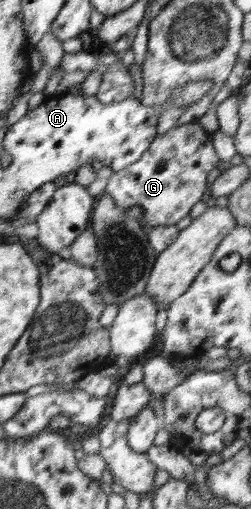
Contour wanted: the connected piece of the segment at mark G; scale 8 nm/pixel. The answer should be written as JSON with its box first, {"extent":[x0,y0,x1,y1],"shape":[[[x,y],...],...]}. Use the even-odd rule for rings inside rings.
{"extent":[102,123,220,227],"shape":[[[199,123],[172,128],[158,135],[138,162],[113,172],[102,194],[107,193],[120,209],[139,205],[143,209],[141,225],[144,227],[176,226],[202,199],[206,177],[220,160],[212,140],[212,132],[204,130]]]}

